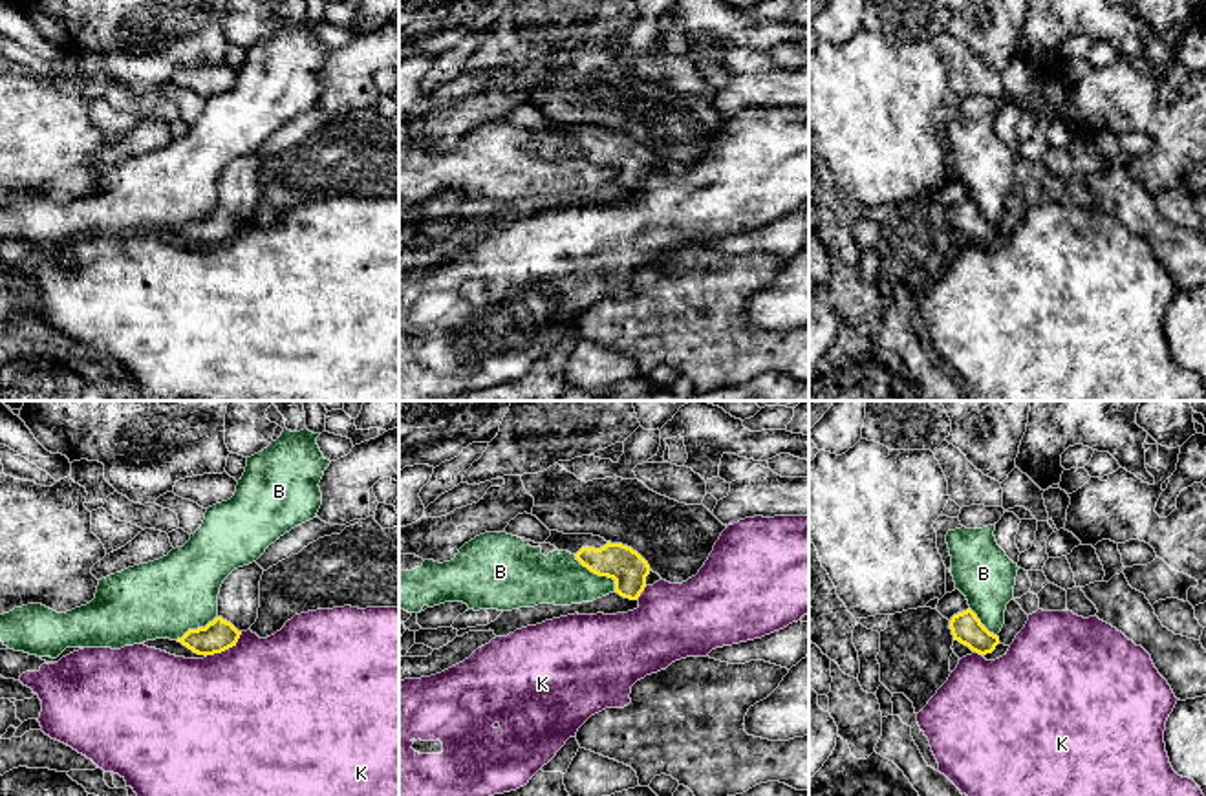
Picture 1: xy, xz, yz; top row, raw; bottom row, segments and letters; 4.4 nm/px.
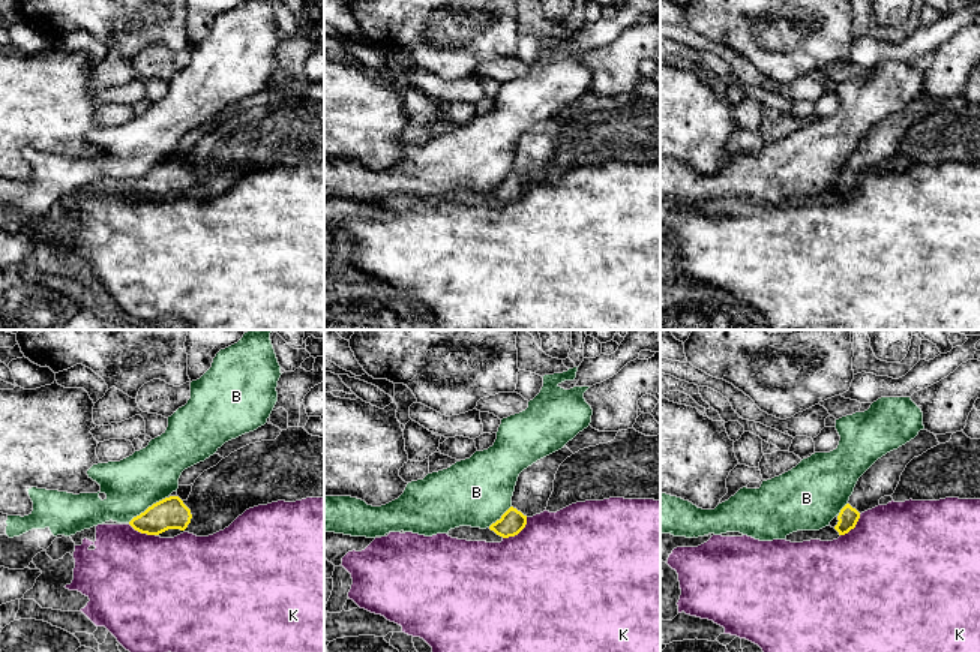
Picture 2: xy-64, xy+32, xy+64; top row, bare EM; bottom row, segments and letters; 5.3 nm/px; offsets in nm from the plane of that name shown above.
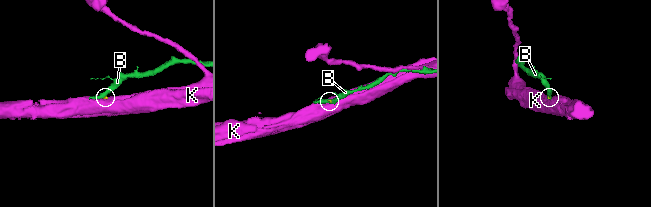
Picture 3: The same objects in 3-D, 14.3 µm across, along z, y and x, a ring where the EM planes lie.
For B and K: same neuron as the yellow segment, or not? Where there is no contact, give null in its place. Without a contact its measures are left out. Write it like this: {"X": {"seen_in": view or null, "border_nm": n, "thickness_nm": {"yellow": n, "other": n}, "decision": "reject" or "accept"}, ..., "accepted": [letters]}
{"B": {"seen_in": "xz", "border_nm": 240, "thickness_nm": {"yellow": 160, "other": 220}, "decision": "reject"}, "K": {"seen_in": "xy", "border_nm": 200, "thickness_nm": {"yellow": 140, "other": 480}, "decision": "reject"}, "accepted": []}

